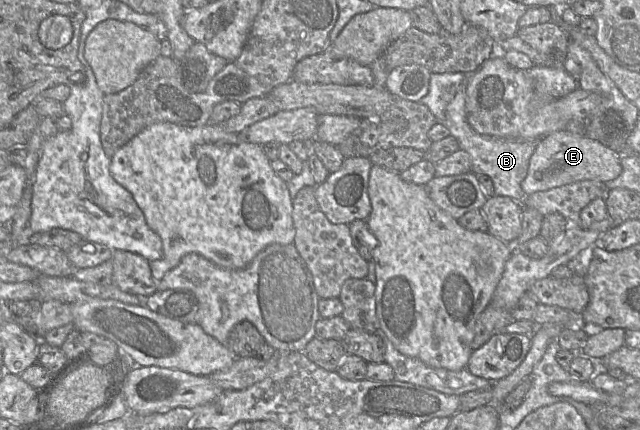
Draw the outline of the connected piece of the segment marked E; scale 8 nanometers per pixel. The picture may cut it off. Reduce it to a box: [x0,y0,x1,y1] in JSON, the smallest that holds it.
[521,129,622,195]

